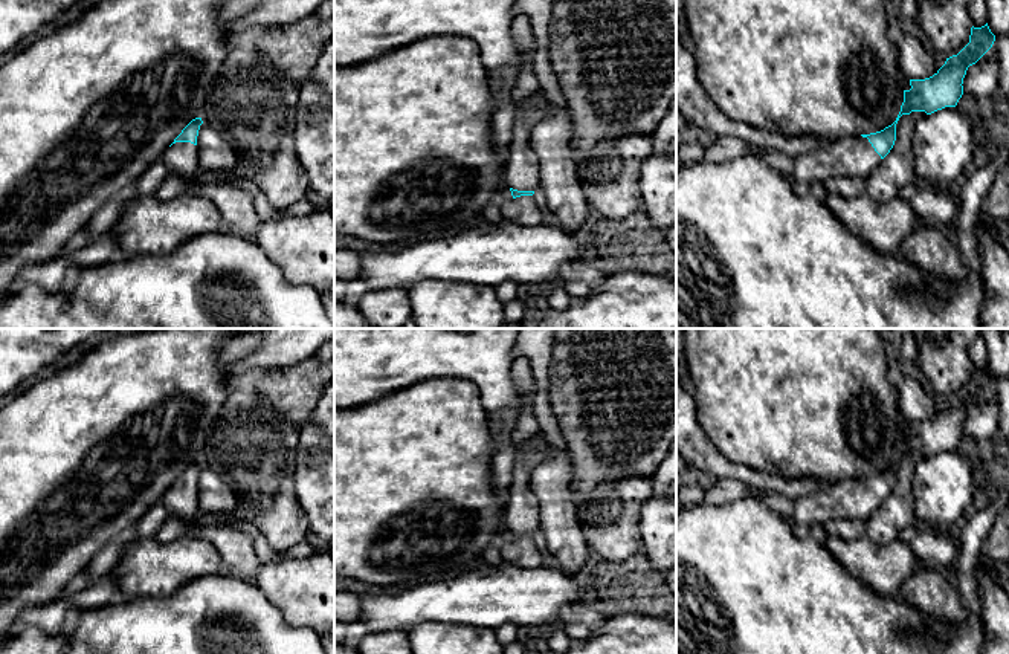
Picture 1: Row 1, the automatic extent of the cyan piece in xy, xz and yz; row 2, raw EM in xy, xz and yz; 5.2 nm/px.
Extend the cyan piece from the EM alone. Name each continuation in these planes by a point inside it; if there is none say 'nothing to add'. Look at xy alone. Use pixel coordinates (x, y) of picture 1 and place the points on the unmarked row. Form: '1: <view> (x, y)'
1: xy (180, 500)

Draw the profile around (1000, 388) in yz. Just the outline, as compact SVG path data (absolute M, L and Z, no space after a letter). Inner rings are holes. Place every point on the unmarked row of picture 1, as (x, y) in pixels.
M1009 376L997 380L991 390L1000 403L1000 422L998 429L992 440L1007 442L1009 440Z

